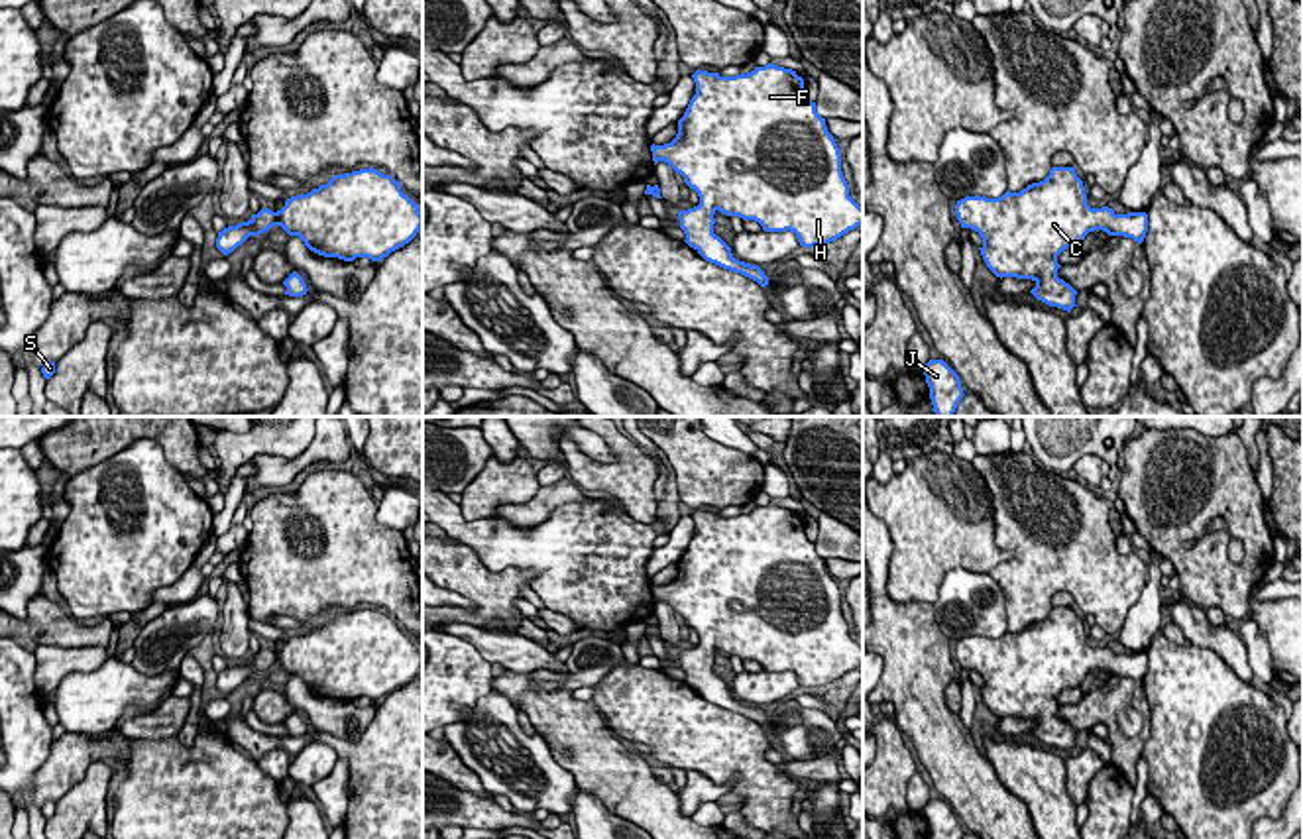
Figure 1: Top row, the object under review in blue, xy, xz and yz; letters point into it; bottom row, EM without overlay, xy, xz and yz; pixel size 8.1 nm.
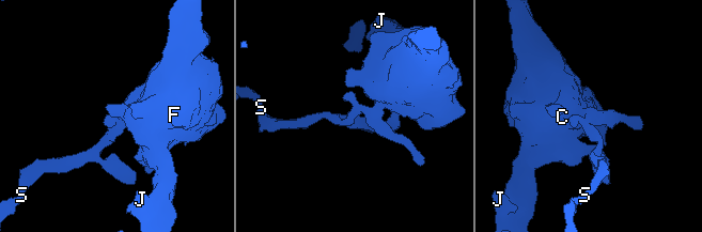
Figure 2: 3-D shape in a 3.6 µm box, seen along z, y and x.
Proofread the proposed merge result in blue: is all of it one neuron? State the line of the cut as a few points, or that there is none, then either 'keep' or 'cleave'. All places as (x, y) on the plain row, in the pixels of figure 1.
cut none; keep

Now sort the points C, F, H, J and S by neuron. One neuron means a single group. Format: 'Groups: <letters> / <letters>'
Groups: C F H J S

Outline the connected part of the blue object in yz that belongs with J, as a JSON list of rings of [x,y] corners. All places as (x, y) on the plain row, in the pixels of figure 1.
[[[930,800],[924,808],[930,839],[963,839],[959,815],[943,802]]]

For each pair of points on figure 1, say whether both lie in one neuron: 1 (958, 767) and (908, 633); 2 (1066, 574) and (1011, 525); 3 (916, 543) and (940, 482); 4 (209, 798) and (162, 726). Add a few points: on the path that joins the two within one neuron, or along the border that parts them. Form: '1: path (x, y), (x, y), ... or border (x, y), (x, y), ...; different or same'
1: path (938, 733), (920, 712), (916, 667); same
2: path (1052, 560), (1024, 535); same
3: path (932, 527), (938, 521), (938, 498); same
4: border (175, 733), (164, 739), (130, 741); different

